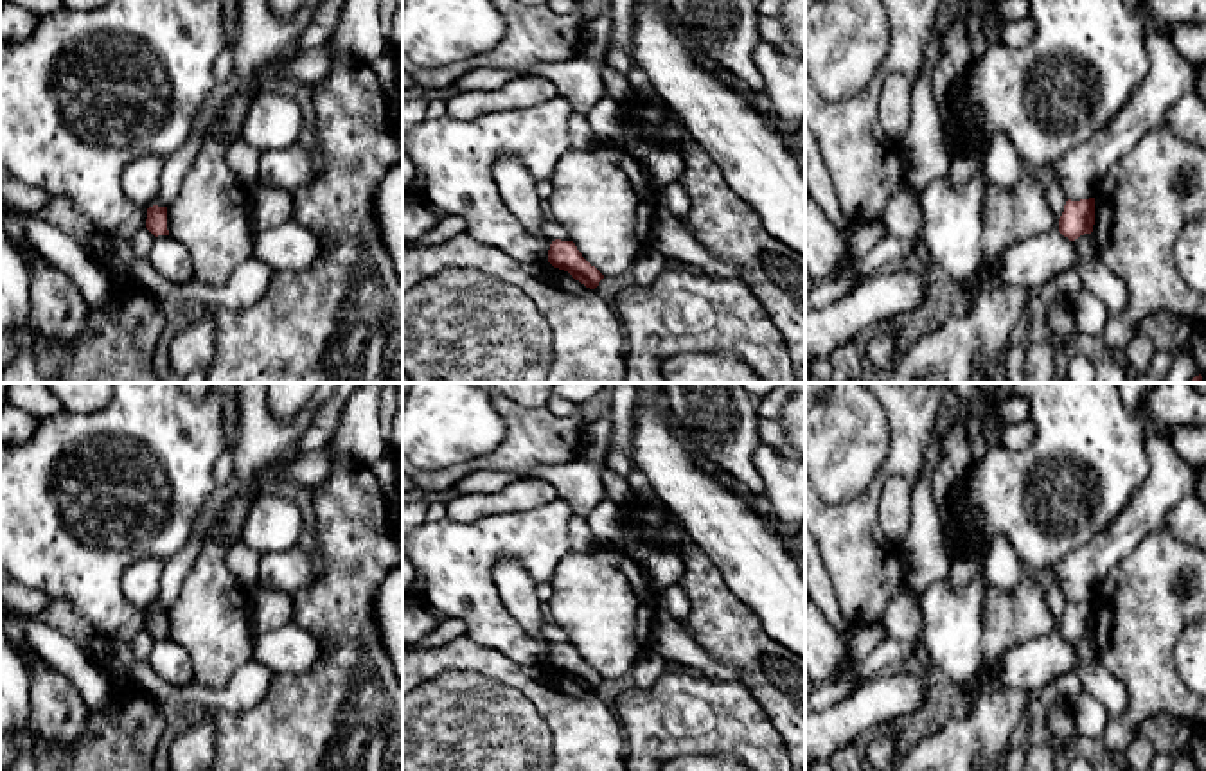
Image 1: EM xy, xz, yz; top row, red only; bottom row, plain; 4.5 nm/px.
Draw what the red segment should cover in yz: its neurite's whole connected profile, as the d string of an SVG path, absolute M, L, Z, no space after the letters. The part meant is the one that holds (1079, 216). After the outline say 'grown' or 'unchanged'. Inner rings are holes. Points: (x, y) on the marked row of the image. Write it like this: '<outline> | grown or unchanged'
M1095 198L1071 201L1064 205L1064 212L1059 219L1059 232L1069 241L1078 239L1084 234L1091 234L1095 225Z | unchanged

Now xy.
M153 205L147 208L146 228L155 235L169 235L167 230L167 207Z | unchanged

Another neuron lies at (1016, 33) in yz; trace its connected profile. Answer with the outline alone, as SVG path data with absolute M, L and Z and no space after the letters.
M1010 20L999 29L999 41L1005 47L1026 47L1035 40L1035 22L1026 20Z

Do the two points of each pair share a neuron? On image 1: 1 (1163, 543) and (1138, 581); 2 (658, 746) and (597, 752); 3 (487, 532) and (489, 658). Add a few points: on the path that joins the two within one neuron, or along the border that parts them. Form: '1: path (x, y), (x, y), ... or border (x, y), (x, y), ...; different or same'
1: path (1160, 552), (1160, 559), (1147, 572); same
2: border (611, 710), (622, 728), (628, 752); different
3: border (466, 635), (527, 667); different

